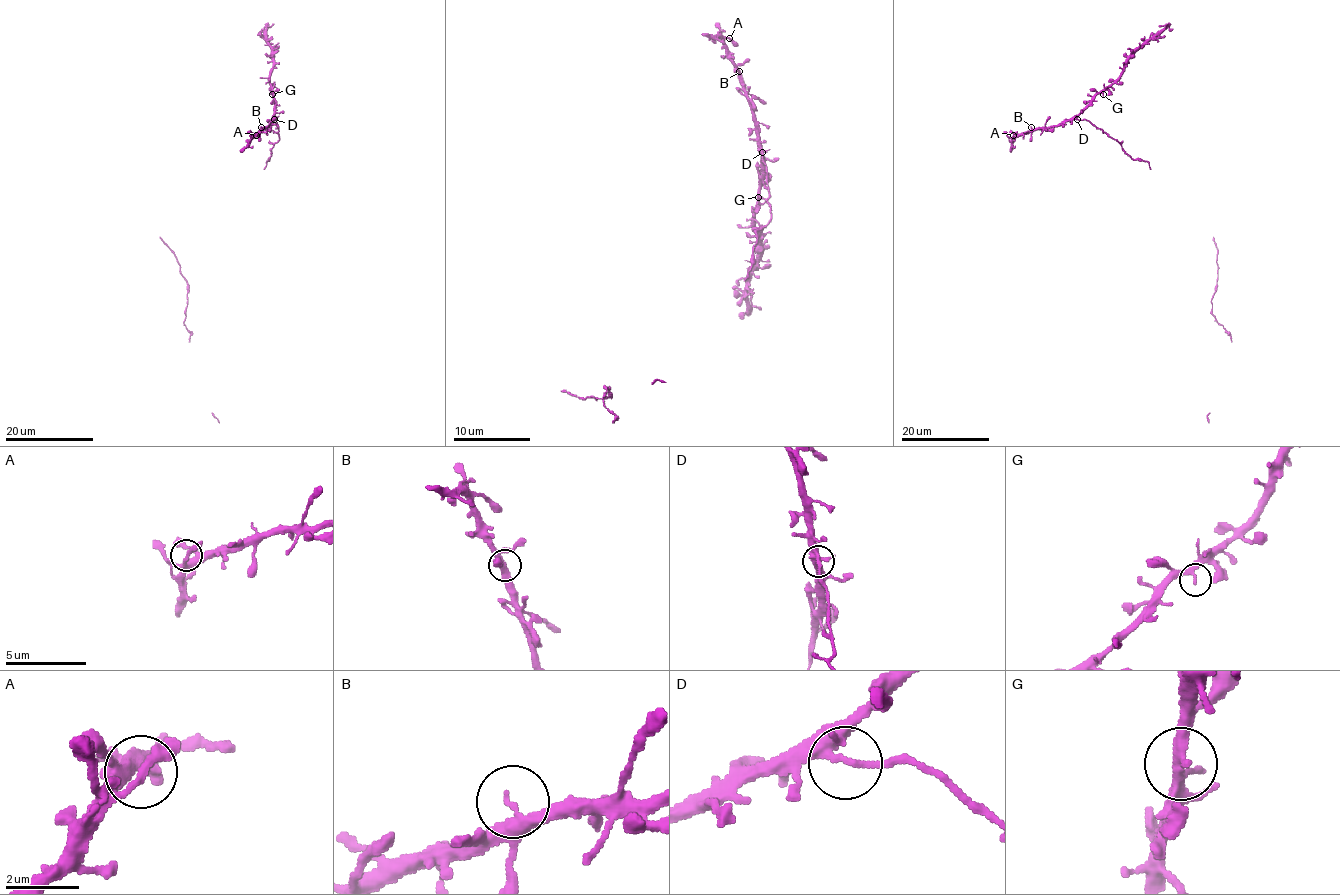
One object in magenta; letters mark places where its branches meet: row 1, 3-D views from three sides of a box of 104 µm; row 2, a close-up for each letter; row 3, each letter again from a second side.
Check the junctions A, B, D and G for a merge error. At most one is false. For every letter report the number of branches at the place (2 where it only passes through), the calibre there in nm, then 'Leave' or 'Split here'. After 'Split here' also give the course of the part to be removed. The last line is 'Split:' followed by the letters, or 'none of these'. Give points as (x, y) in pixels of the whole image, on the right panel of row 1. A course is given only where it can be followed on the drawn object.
A: Branches: 2. Thickness 220 nm. Leave
B: Branches: 3. Thickness 280 nm. Leave
D: Branches: 4. Thickness 240 nm. Split here. Course of the part to remove: (1078, 120), (1088, 120), (1116, 139), (1132, 158), (1147, 161), (1150, 169)
G: Branches: 2. Thickness 280 nm. Leave
Split: D

